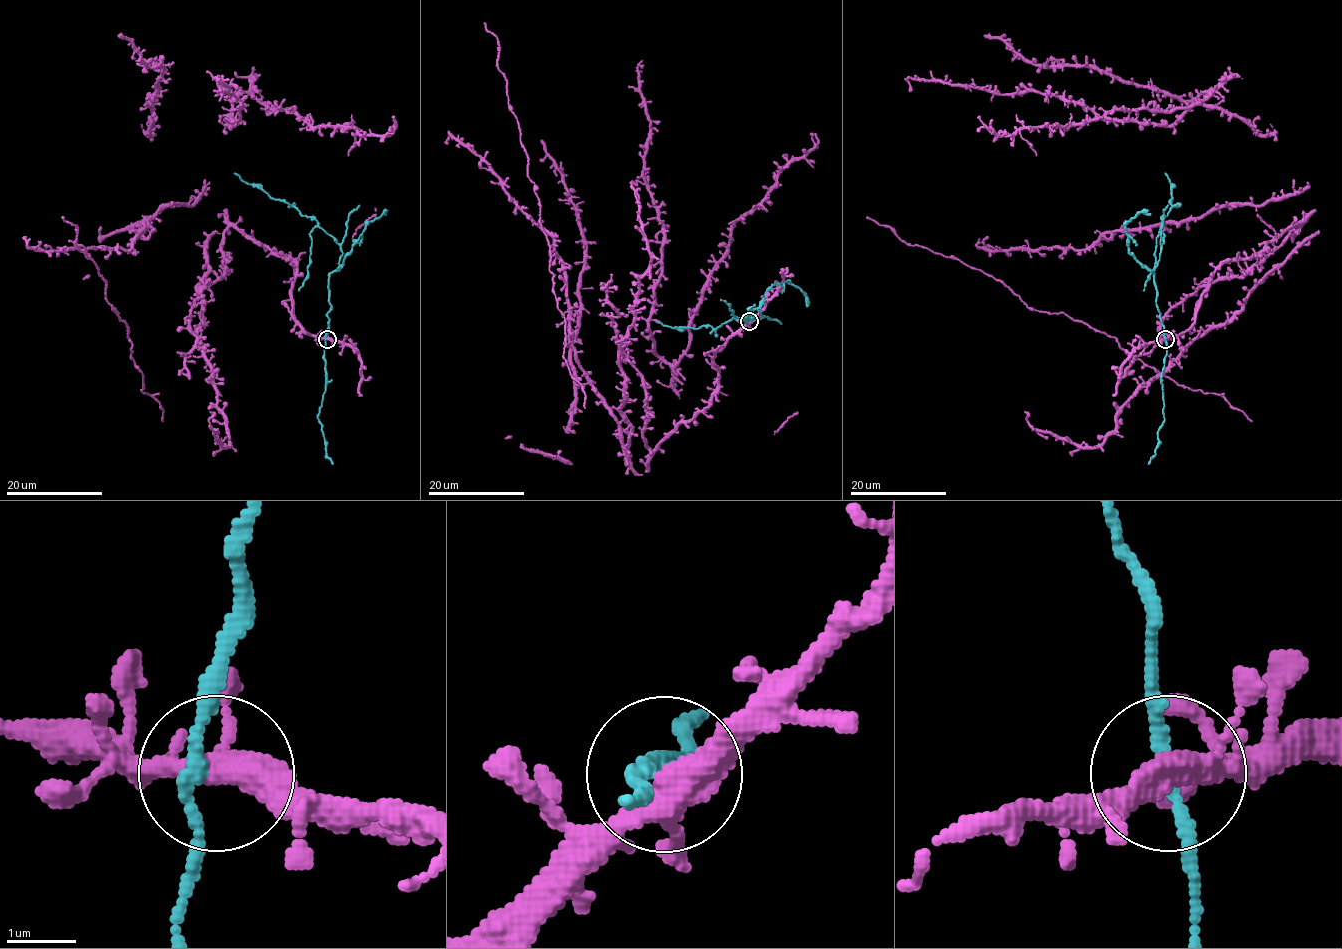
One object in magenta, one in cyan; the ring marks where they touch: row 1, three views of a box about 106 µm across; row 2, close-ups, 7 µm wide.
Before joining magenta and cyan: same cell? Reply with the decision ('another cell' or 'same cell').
another cell

